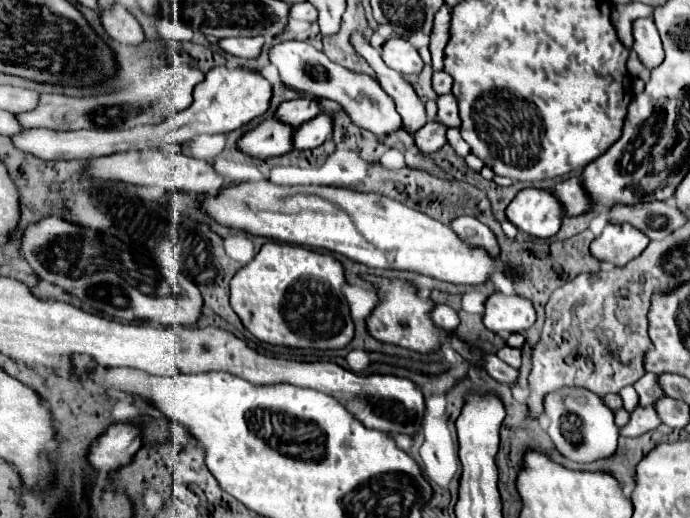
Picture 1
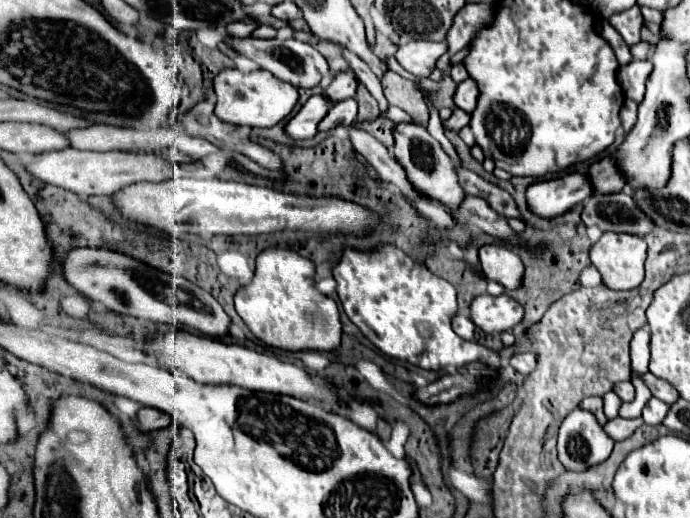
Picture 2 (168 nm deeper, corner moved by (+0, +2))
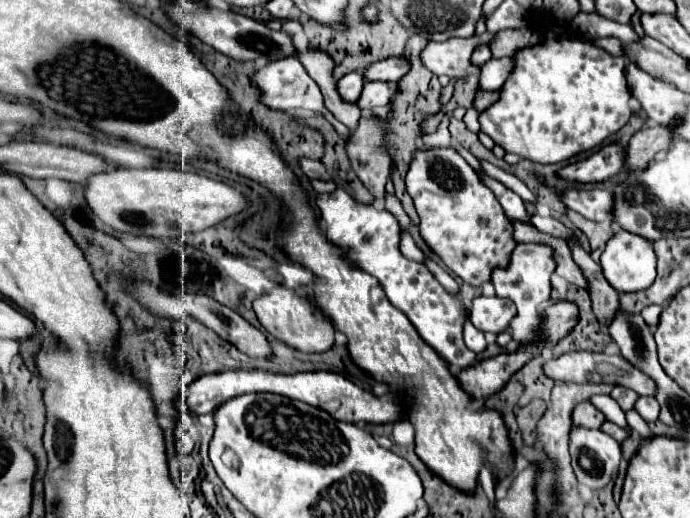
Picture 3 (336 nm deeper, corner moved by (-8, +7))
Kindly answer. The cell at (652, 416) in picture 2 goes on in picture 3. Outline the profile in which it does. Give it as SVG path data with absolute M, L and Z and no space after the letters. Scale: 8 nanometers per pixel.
M640 397L634 405L634 409L644 417L644 421L652 423L658 419L660 415L660 403L654 397Z

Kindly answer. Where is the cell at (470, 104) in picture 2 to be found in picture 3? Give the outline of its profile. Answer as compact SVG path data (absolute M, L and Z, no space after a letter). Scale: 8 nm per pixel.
M510 57L490 59L480 69L480 81L478 81L480 91L498 91L500 85L504 85L510 71L512 71L512 59Z

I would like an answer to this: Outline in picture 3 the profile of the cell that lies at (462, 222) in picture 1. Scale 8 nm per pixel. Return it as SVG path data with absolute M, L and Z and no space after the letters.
M520 243L514 247L510 261L506 267L496 267L492 271L492 285L496 289L498 297L508 297L516 303L518 313L512 319L512 337L516 343L530 343L538 337L538 325L540 325L540 307L544 307L550 299L550 275L554 271L554 259L552 249L544 245L526 245Z

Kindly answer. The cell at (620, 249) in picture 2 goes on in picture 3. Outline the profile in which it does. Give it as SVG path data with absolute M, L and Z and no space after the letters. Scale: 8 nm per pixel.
M620 229L616 235L612 235L602 251L600 265L604 269L604 277L616 291L640 291L648 289L654 283L656 277L656 253L654 243L650 239L644 239L636 233Z

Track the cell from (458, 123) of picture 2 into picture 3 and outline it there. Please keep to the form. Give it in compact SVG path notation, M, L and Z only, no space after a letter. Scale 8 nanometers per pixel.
M478 91L472 105L474 105L474 109L476 109L478 113L482 113L484 109L488 109L488 107L496 101L496 97L498 97L498 91L496 91L496 93L484 93L484 91Z

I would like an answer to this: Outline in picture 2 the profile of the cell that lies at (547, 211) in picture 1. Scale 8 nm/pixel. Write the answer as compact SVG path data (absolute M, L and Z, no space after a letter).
M580 172L542 180L526 190L530 210L542 218L556 218L568 212L574 204L582 202L590 194L592 194L590 178L588 174Z

